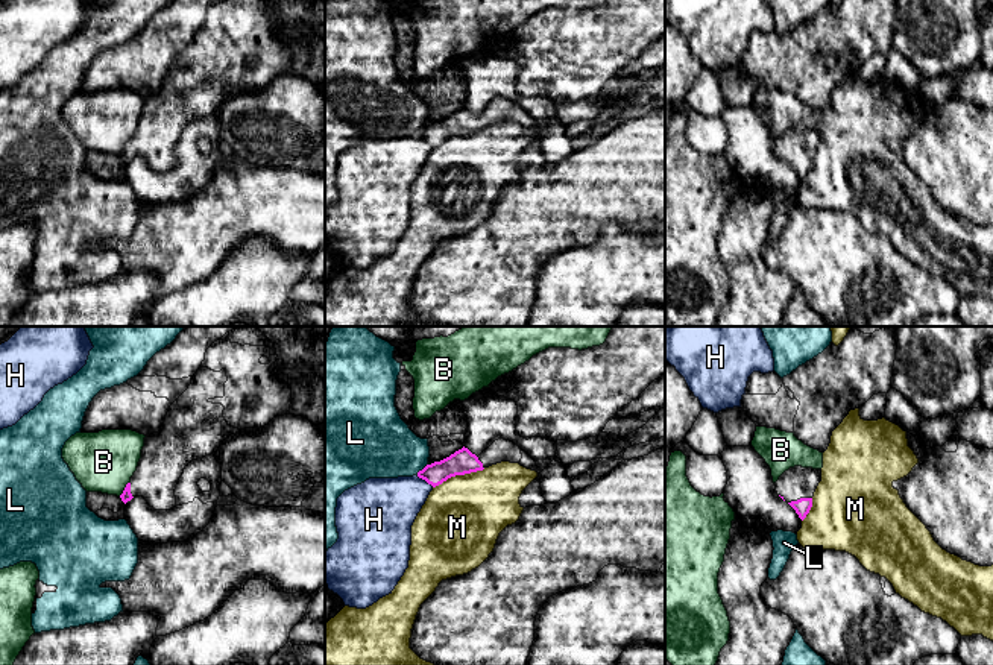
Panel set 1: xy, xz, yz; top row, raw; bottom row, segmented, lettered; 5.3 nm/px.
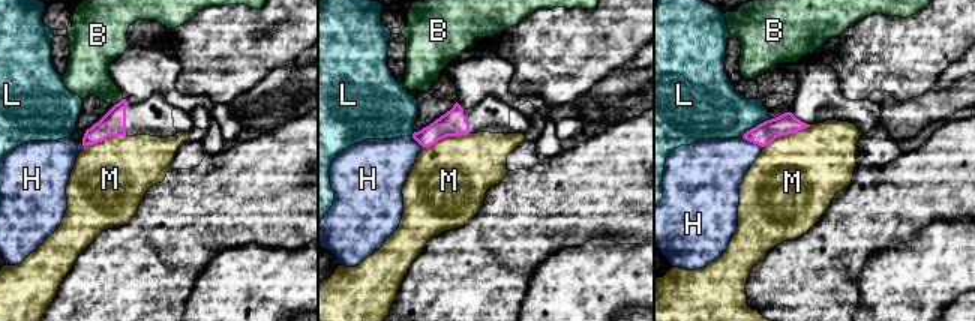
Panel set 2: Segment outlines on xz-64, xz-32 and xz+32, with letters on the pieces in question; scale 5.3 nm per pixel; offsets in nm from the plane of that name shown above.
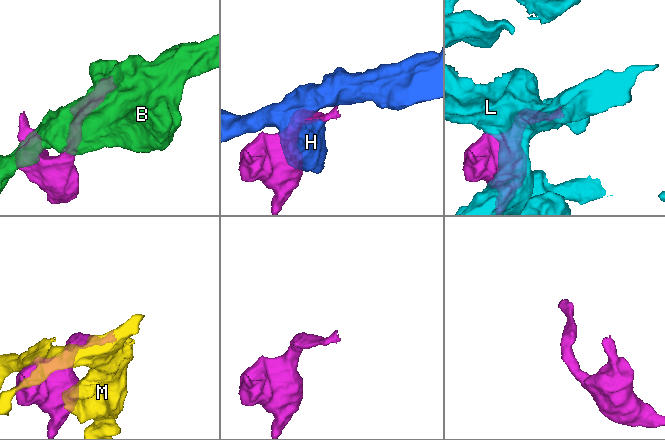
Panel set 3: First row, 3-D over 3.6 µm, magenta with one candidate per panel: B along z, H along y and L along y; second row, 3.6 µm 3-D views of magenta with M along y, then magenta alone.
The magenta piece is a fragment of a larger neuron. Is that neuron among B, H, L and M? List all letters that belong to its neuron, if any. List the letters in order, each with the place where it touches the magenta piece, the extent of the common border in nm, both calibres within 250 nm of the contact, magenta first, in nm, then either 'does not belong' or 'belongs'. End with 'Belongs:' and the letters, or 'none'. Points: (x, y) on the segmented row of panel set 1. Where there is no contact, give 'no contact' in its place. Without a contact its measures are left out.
B: xy (125, 489) | 90 nm | 60/320 nm | does not belong
H: xz (425, 480) | 110 nm | 130/320 nm | does not belong
L: xz (422, 469) | 90 nm | 130/340 nm | does not belong
M: xz (459, 474) | 300 nm | 130/420 nm | does not belong
Belongs: none

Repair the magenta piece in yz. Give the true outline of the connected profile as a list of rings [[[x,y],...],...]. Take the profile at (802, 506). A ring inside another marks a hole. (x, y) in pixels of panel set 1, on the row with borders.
[[[794,466],[774,483],[777,495],[787,501],[803,521],[812,507],[814,492],[821,481],[821,469]]]

